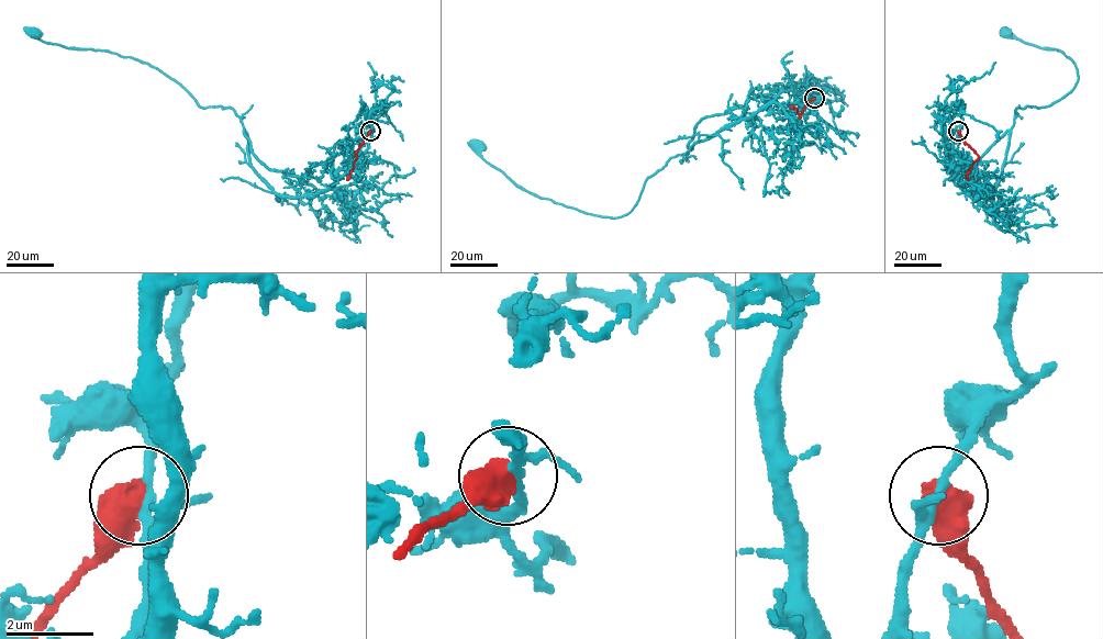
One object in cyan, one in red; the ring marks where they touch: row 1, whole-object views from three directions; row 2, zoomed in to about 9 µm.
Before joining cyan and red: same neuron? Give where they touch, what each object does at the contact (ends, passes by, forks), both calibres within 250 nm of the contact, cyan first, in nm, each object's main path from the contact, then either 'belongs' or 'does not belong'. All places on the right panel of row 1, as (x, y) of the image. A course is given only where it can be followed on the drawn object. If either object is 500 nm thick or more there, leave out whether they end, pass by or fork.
(958, 131) | 180/700 nm | cyan via (958, 131), (953, 152), (944, 147), (965, 177), (1017, 108), (1049, 105), (1077, 83), (1063, 53), (1005, 32) | red via (958, 131), (978, 156), (969, 169), (968, 180) | does not belong

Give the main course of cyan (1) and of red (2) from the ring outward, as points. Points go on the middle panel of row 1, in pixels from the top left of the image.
1: (815, 98), (804, 83), (777, 88), (704, 116), (686, 153), (616, 217), (519, 188), (477, 145)
2: (814, 98), (800, 118), (797, 109), (790, 108)

